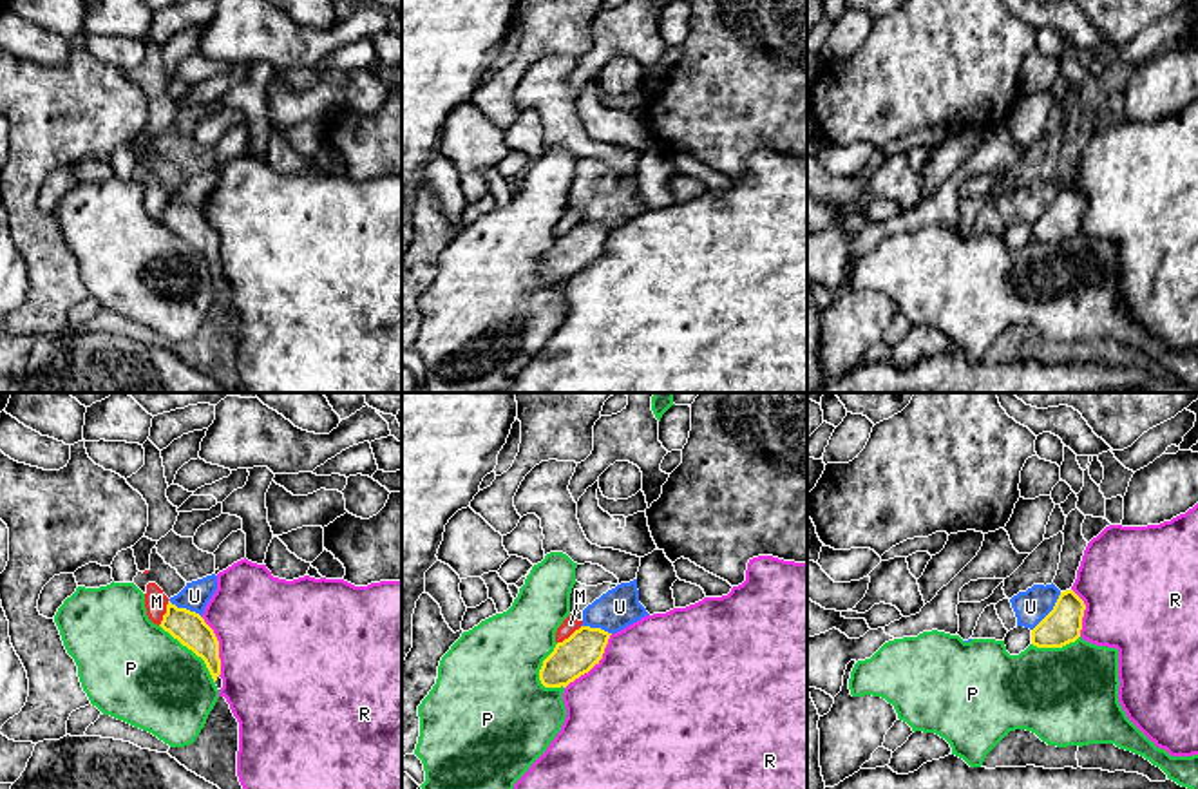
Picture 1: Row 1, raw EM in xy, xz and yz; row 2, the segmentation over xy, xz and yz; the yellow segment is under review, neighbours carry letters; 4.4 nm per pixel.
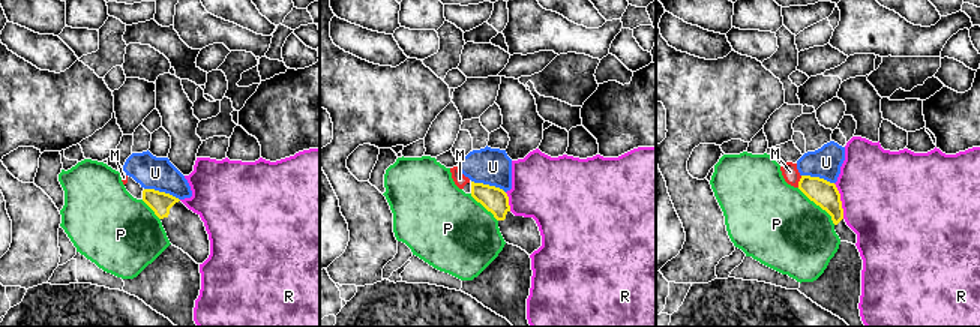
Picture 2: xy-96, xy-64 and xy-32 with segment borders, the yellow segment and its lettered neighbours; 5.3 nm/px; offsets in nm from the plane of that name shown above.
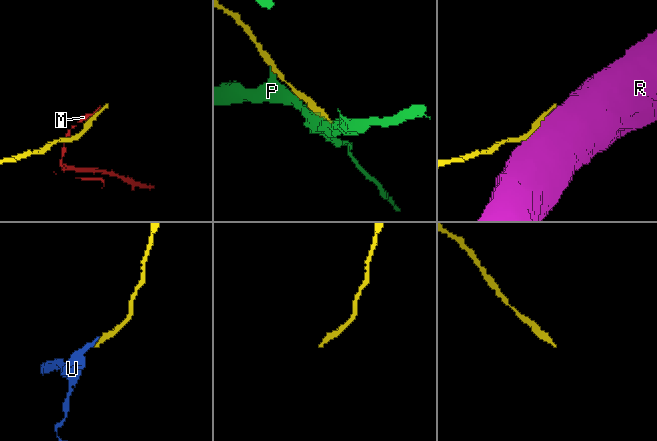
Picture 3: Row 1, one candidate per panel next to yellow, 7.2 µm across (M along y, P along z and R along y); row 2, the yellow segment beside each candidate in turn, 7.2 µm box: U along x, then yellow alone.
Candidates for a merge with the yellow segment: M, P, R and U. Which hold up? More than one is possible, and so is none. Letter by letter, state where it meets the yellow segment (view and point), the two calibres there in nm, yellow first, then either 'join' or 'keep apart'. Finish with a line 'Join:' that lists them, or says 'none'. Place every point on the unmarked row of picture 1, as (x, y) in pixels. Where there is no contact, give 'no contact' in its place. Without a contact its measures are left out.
M: xy (165, 209) | 150/100 nm | keep apart
P: xy (192, 245) | 150/440 nm | keep apart
R: xz (594, 259) | 180/500 nm | keep apart
U: yz (1050, 207) | 170/150 nm | keep apart
Join: none

